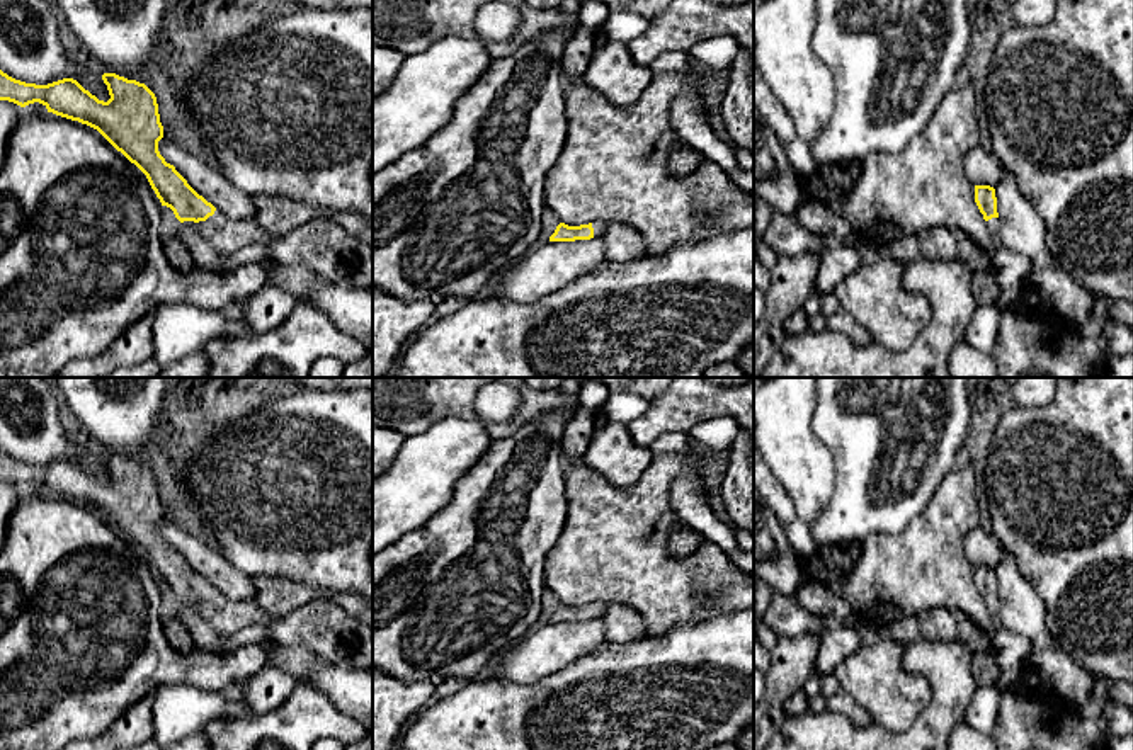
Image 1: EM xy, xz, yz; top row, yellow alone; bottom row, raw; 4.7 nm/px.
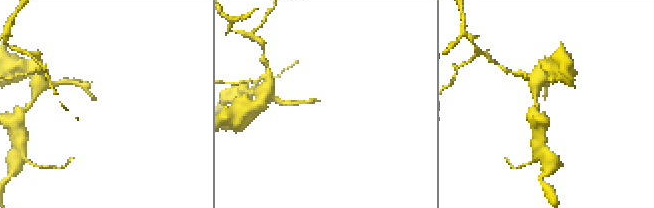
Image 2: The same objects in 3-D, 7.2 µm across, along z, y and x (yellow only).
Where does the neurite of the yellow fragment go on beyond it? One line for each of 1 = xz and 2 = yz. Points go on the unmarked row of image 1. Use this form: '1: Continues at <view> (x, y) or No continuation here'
1: Continues at xz (599, 607)
2: Continues at yz (992, 606)

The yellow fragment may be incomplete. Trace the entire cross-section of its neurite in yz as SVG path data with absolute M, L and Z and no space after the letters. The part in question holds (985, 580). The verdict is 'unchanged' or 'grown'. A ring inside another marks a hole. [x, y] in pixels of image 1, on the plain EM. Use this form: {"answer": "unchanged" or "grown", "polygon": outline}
{"answer": "grown", "polygon": "M975 566L975 583L983 595L988 612L997 617L999 614L999 594L995 570L990 566Z"}

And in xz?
{"answer": "grown", "polygon": "M597 600L589 605L568 607L560 604L555 614L549 617L549 622L575 622L575 621L590 621L594 617L602 617L607 609L607 602Z"}

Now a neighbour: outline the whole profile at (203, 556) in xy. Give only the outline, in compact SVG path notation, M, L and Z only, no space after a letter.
M158 522L158 532L187 565L230 600L253 600L253 578L236 570L211 541L174 526Z

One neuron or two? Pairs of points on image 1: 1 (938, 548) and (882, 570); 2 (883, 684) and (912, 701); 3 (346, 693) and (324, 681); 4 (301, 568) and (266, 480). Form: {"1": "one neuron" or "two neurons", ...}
{"1": "one neuron", "2": "one neuron", "3": "one neuron", "4": "one neuron"}

